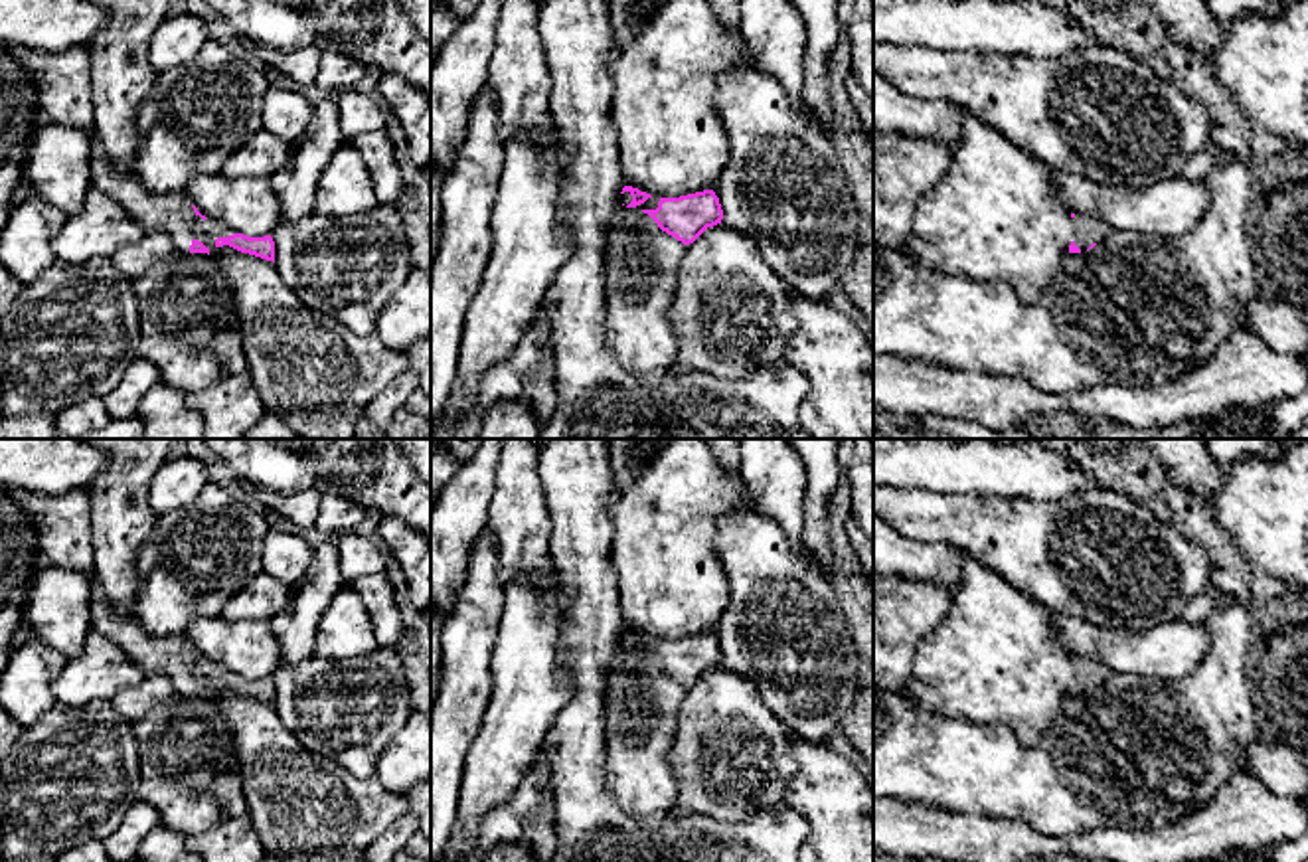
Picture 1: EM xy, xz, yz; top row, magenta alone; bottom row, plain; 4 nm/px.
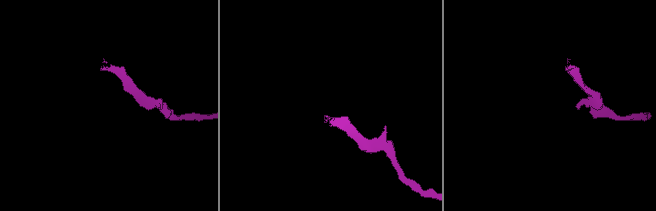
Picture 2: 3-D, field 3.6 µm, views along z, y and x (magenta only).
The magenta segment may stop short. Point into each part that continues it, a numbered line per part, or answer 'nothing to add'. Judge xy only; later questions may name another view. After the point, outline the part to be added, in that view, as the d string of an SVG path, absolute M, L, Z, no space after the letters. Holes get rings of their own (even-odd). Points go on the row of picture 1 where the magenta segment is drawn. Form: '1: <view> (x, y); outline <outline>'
1: xy (172, 214); outline M93 132L91 138L93 188L107 192L146 231L166 231L182 253L190 253L194 239L202 241L211 253L217 237L233 235L231 229L202 219L184 192L156 196L142 186L134 170L115 170L101 140Z

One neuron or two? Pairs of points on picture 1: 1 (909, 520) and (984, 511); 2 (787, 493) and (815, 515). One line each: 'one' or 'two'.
1: one
2: two

